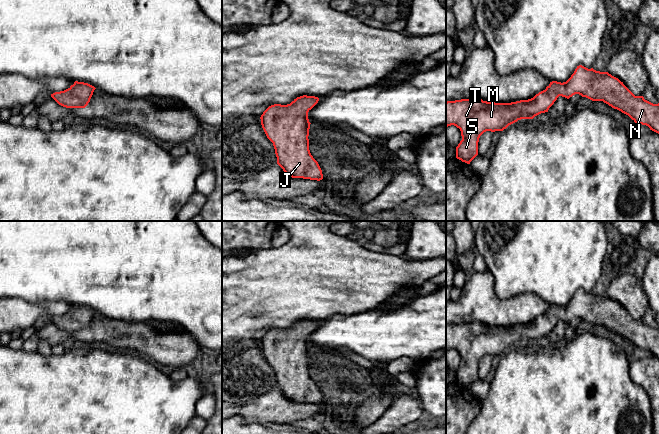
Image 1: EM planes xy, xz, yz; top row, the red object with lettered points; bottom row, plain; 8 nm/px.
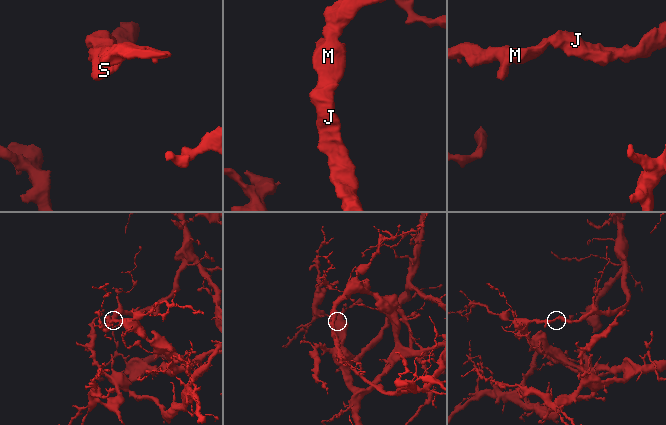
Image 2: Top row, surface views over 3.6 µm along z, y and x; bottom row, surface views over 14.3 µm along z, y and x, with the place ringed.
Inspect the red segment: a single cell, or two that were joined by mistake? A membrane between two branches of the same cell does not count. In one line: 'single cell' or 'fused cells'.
fused cells

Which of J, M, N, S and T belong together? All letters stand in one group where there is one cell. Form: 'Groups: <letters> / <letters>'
Groups: J N / M S T

